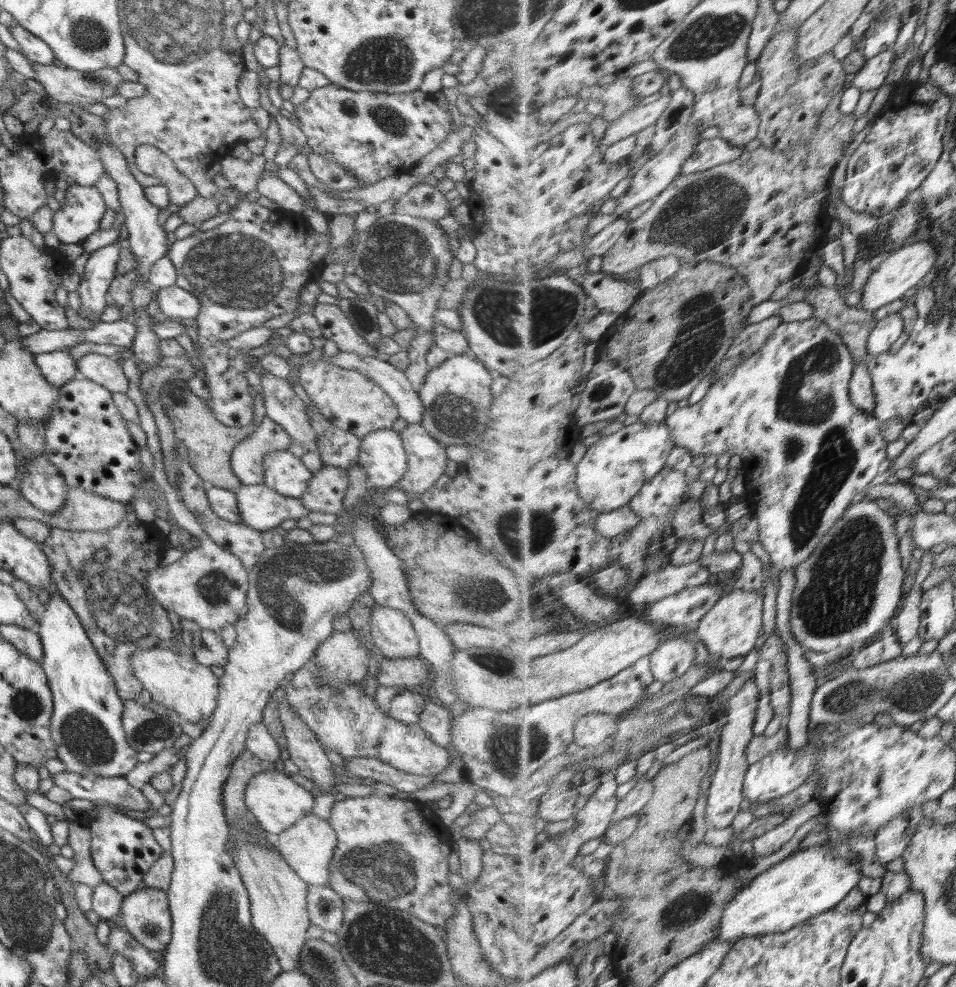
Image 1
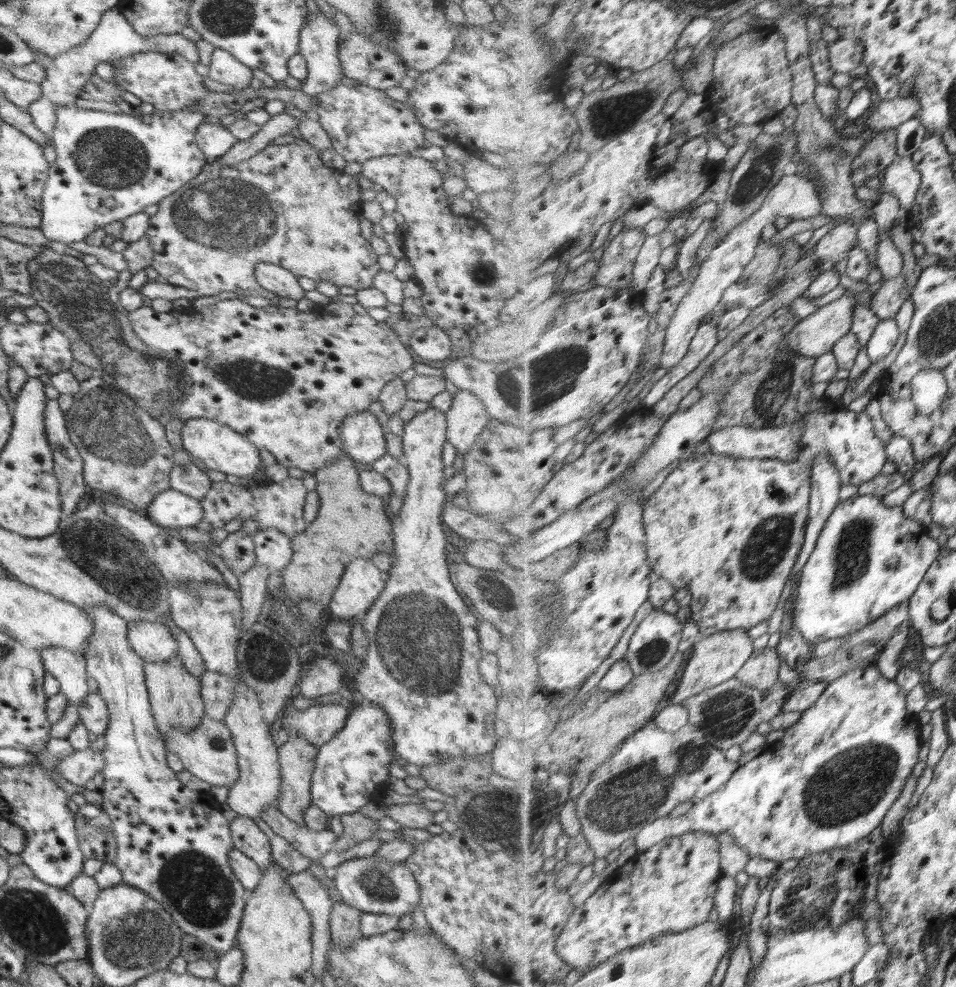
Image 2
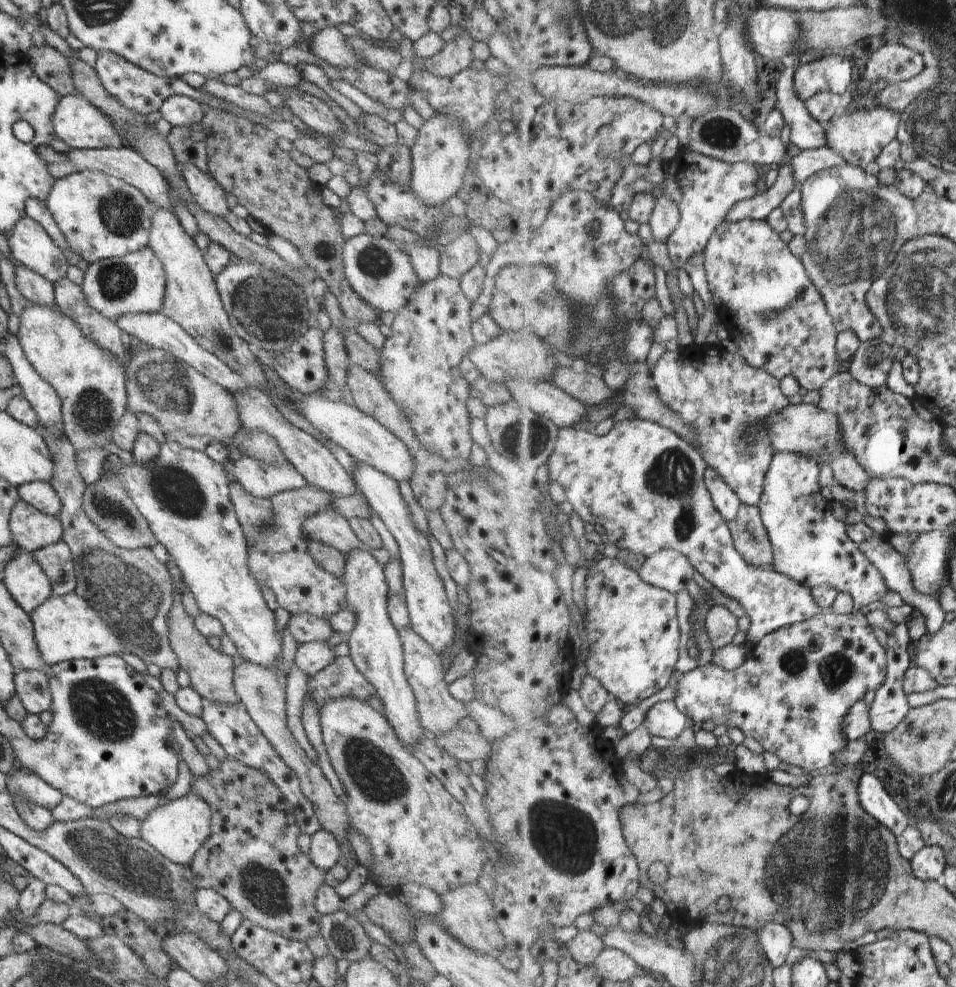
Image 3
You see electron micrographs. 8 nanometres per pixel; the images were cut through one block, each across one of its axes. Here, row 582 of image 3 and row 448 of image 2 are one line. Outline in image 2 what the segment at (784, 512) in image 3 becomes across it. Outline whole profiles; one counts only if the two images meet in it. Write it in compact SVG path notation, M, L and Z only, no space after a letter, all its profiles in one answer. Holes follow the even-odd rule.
M851 408L835 413L814 411L808 413L804 420L807 425L799 446L801 461L807 462L812 467L816 466L818 456L826 451L826 456L830 456L840 469L844 485L854 484L859 487L869 483L881 474L882 468L889 462L887 443L878 438L874 422L866 411L859 413Z

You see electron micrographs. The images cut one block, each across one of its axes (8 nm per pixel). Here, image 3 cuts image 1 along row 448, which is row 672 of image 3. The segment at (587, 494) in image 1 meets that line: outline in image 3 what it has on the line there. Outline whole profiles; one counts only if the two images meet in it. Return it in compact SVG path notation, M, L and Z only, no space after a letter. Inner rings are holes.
M604 557L588 571L585 619L591 651L586 660L588 674L595 676L621 704L637 707L670 684L682 648L678 598L673 592L646 582L641 574L615 558Z

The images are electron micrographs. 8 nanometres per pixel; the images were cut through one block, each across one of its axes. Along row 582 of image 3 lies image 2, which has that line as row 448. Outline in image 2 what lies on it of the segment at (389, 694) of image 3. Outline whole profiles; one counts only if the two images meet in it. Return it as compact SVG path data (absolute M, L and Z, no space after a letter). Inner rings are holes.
M365 410L347 416L339 426L345 454L358 466L369 467L387 454L384 433L376 415Z

